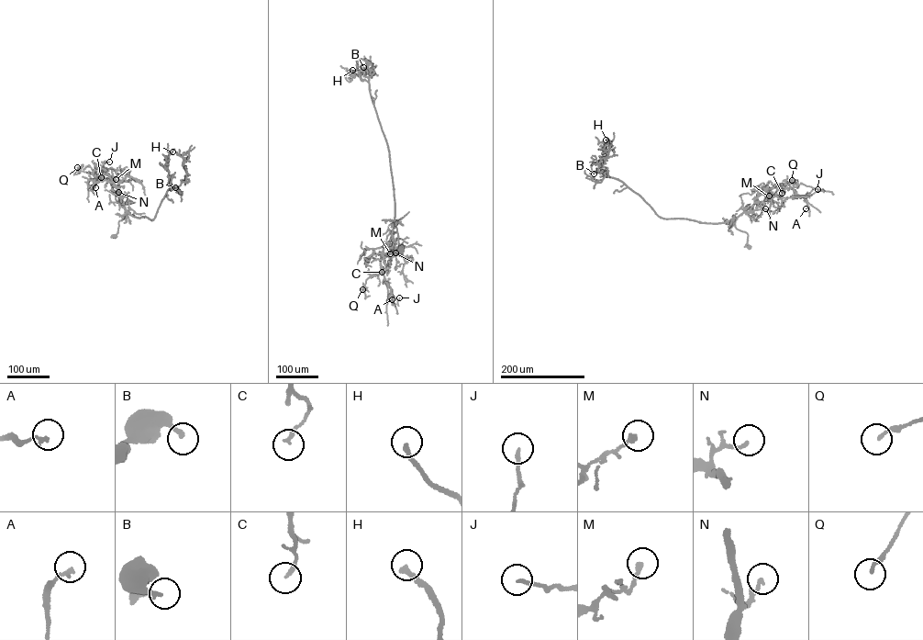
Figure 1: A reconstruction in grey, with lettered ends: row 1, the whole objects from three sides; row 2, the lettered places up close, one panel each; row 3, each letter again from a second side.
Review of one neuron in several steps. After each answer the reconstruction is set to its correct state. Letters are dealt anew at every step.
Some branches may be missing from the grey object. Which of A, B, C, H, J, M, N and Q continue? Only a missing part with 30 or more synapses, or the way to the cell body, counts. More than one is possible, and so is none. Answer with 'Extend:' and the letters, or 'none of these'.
Extend: H

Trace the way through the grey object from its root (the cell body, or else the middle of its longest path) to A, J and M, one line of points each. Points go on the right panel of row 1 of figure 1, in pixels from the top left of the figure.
A: (750, 246), (745, 246), (748, 234), (735, 221), (761, 195), (773, 187), (792, 188), (806, 196), (806, 208)
J: (750, 246), (745, 246), (748, 234), (737, 229), (735, 221), (757, 197), (771, 188), (801, 184), (817, 189)
M: (750, 246), (745, 246), (748, 234), (736, 228), (735, 220), (761, 195), (766, 192), (769, 196)

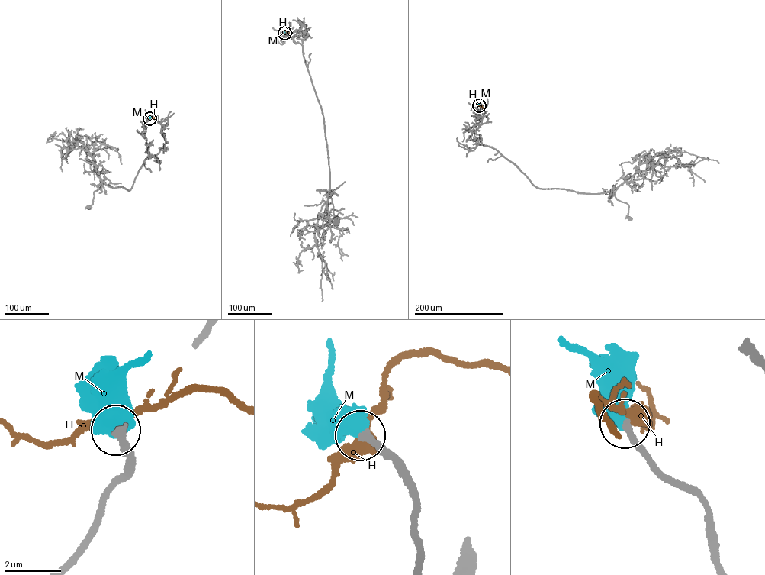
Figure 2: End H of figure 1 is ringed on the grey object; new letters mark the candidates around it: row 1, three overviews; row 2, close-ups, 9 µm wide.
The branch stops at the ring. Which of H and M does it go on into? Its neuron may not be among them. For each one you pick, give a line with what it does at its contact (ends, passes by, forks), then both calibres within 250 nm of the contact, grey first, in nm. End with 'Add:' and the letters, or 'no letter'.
M: it ends | 260/700 nm
Add: M

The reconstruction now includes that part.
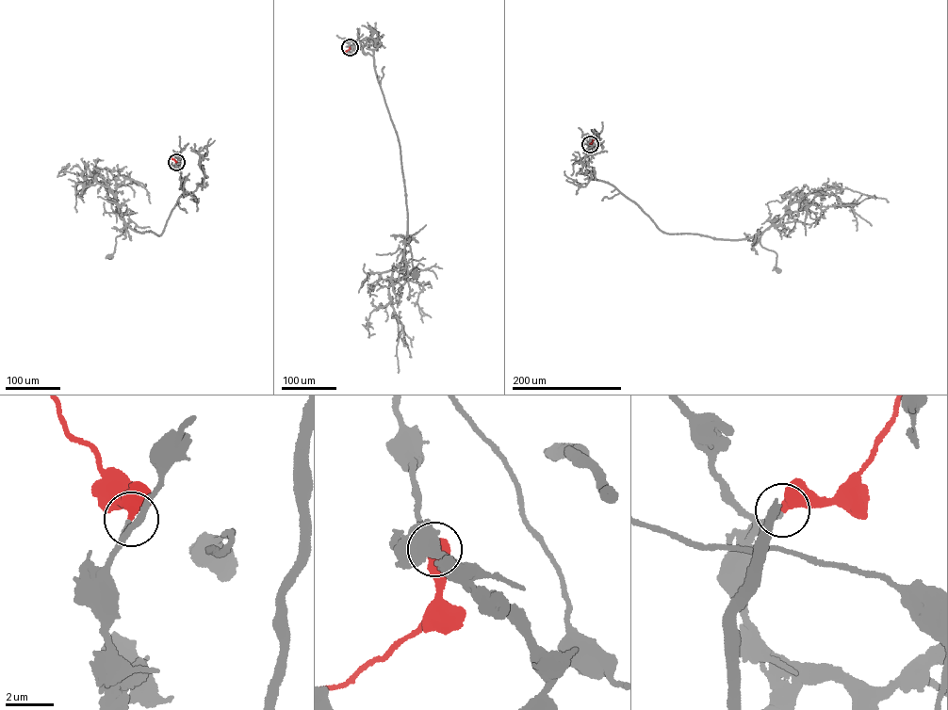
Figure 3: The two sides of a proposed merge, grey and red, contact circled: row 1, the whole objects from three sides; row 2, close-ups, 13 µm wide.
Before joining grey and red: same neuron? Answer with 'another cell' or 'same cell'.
same cell

